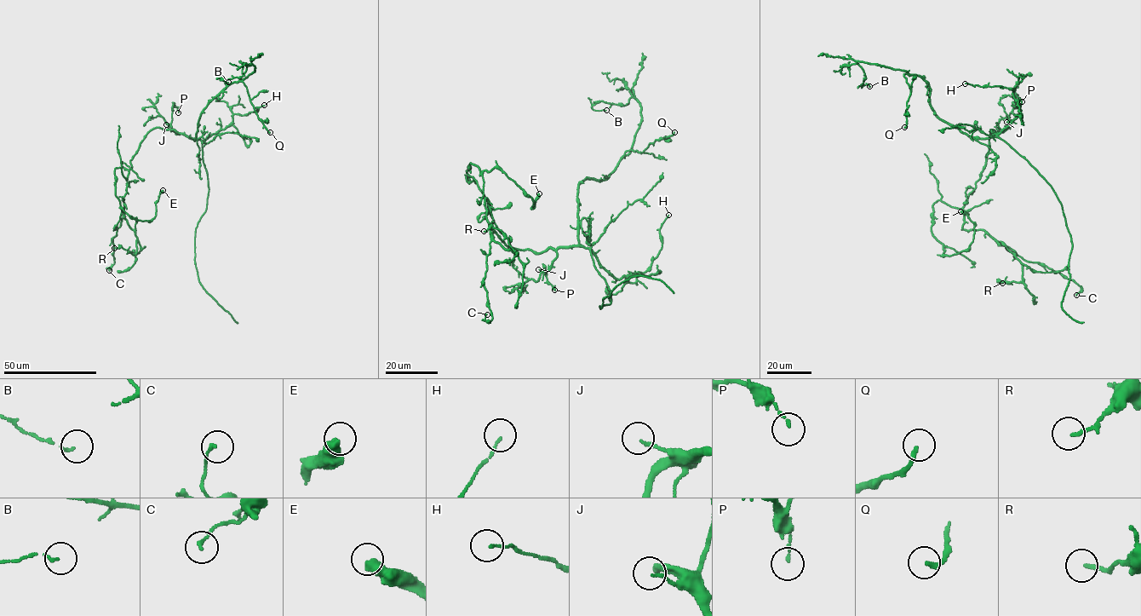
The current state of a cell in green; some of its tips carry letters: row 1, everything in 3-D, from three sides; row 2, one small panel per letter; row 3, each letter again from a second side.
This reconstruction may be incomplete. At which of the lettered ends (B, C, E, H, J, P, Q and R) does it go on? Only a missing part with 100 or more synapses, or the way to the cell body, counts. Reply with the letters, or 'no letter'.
no letter

